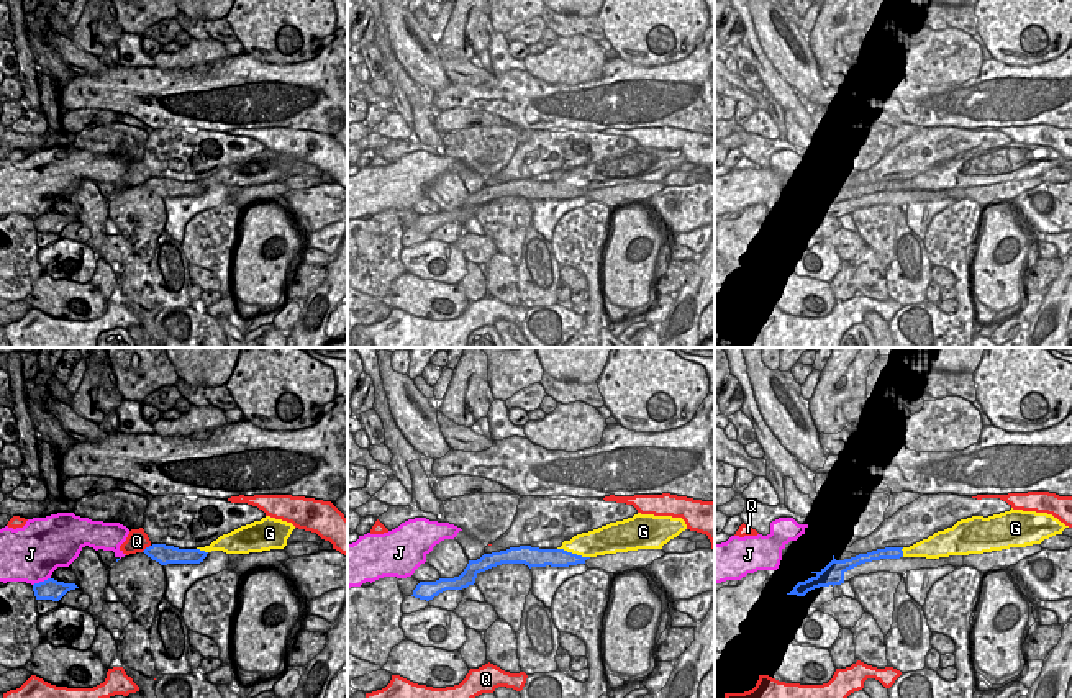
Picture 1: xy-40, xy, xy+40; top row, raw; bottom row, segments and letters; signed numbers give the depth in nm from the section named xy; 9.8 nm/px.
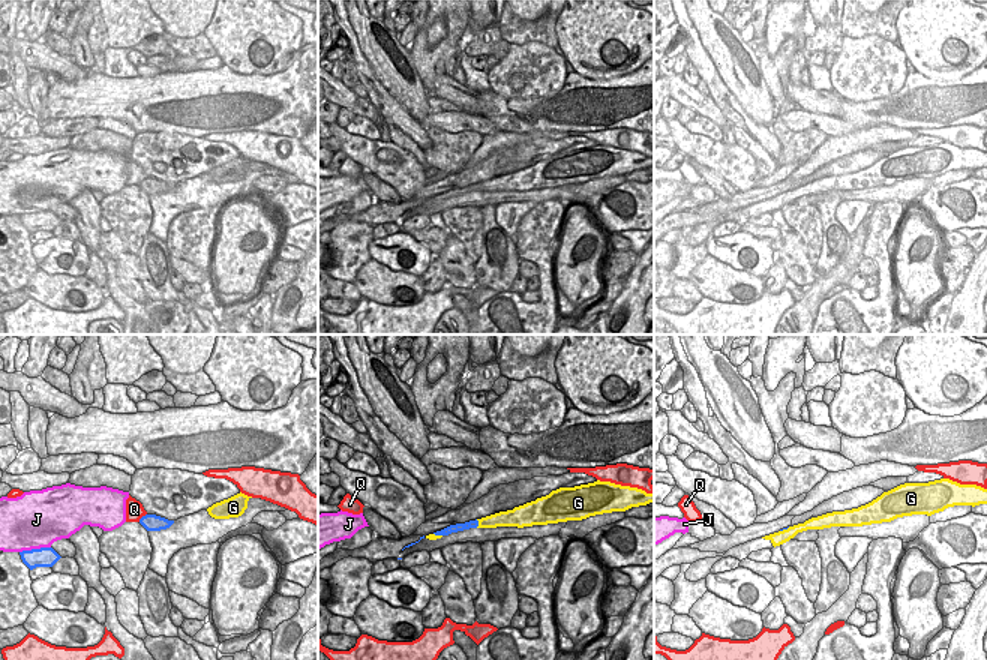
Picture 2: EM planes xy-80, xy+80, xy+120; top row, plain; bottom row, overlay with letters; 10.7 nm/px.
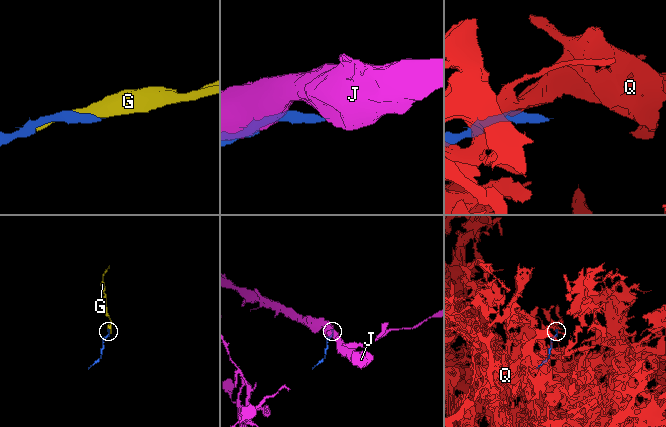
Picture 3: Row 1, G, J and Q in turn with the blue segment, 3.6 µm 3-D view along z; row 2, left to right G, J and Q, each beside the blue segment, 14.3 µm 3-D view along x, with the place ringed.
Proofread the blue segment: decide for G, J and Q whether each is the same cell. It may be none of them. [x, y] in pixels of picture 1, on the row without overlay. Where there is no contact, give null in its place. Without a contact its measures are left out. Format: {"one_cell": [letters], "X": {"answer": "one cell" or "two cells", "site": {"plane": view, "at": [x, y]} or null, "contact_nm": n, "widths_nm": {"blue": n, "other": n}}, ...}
{"one_cell": ["G"], "G": {"answer": "one cell", "site": {"plane": "xy", "at": [574, 187]}, "contact_nm": 340, "widths_nm": {"blue": 190, "other": 260}}, "J": {"answer": "two cells", "site": {"plane": "xy-40", "at": [41, 215]}, "contact_nm": 190, "widths_nm": {"blue": 200, "other": 460}}, "Q": {"answer": "two cells", "site": {"plane": "xy-40", "at": [146, 181]}, "contact_nm": 120, "widths_nm": {"blue": 190, "other": 220}}}

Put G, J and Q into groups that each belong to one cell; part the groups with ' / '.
G / J / Q

